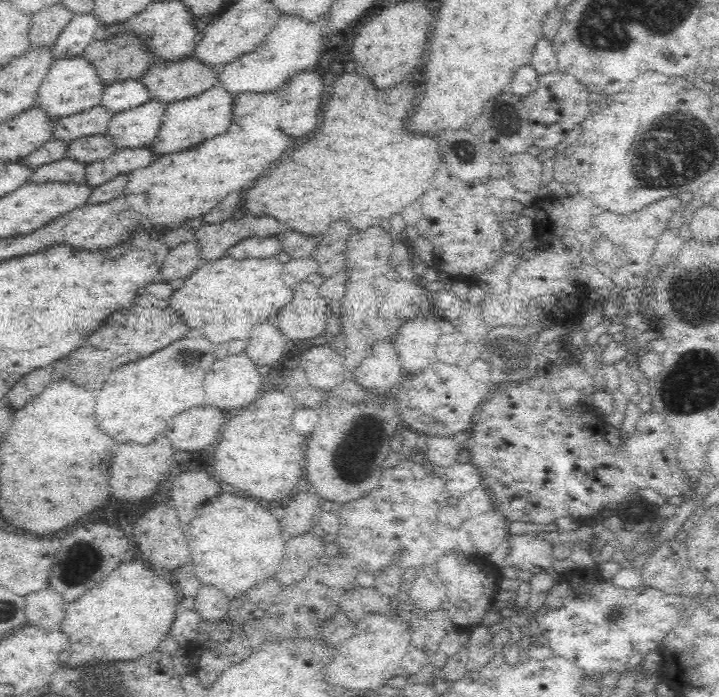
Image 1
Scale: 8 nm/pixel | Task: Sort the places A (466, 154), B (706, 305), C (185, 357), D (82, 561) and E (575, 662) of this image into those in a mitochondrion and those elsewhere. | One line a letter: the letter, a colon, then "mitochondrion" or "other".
A: mitochondrion
B: mitochondrion
C: mitochondrion
D: mitochondrion
E: other

